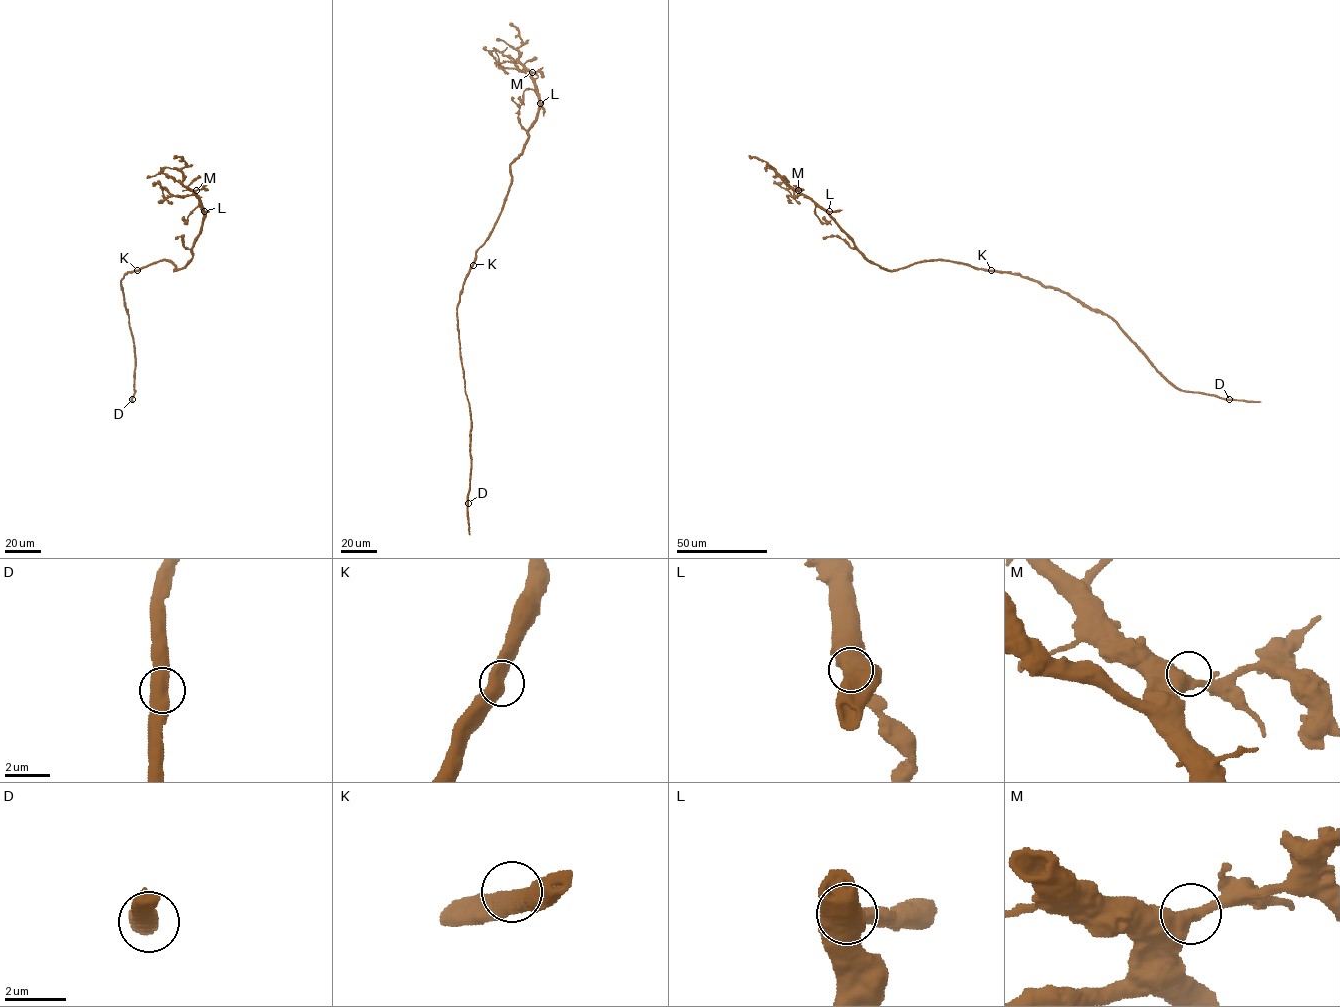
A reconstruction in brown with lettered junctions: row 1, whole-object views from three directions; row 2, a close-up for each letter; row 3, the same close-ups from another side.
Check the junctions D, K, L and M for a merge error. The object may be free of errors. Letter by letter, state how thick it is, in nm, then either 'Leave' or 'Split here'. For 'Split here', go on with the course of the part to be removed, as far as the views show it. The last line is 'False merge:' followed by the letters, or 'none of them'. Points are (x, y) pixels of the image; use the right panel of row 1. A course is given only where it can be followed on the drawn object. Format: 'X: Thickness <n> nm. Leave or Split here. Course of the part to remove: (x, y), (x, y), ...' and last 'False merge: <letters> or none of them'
D: Thickness 600 nm. Leave
K: Thickness 550 nm. Leave
L: Thickness 550 nm. Leave
M: Thickness 480 nm. Leave
False merge: none of them

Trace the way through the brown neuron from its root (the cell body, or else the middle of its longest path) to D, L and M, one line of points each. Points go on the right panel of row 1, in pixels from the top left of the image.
D: (990, 271), (1018, 273), (1068, 292), (1107, 315), (1177, 387), (1229, 399)
L: (990, 271), (940, 260), (884, 270), (857, 248), (829, 211)
M: (990, 271), (940, 260), (884, 270), (869, 261), (825, 211), (798, 190)

